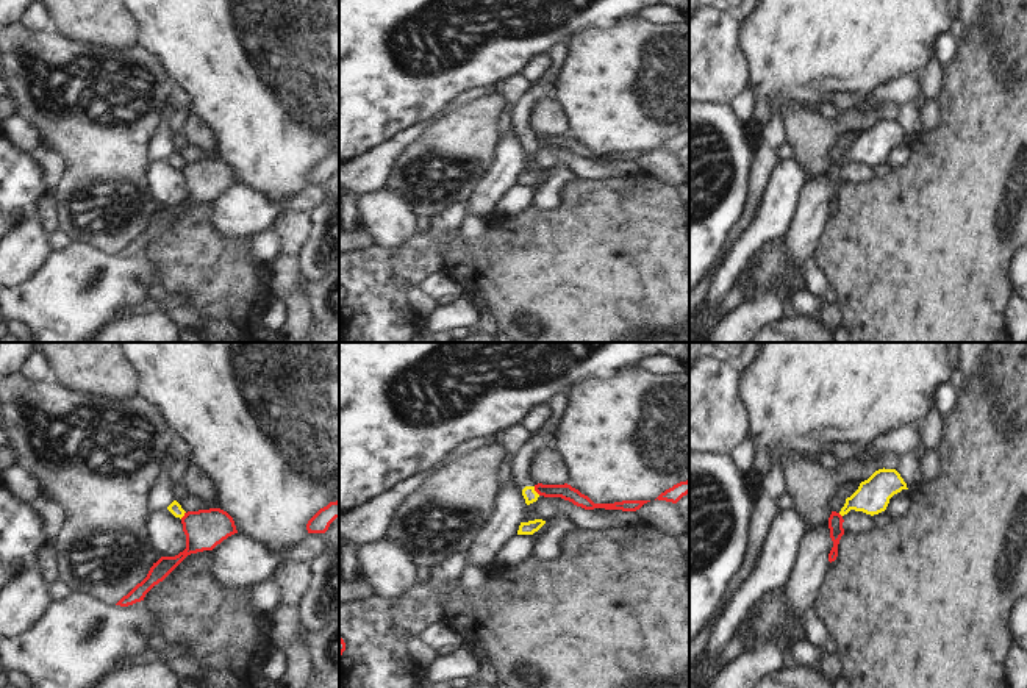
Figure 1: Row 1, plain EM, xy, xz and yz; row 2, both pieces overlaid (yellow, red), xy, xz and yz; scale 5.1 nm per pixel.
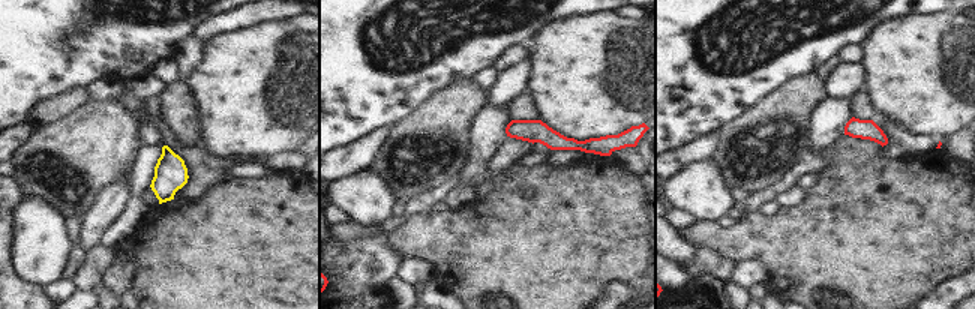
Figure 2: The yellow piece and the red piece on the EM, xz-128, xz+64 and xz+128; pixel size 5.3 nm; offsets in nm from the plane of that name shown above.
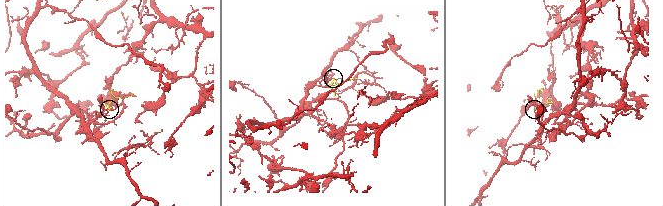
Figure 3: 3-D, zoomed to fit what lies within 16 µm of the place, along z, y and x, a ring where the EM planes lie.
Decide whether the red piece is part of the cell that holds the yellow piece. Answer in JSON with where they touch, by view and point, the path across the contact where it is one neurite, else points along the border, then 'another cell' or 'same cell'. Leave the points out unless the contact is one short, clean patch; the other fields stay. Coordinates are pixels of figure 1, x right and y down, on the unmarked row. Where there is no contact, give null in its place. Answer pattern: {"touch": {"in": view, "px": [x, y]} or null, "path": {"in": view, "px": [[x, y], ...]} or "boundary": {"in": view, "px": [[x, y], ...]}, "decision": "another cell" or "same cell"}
{"touch": {"in": "xz", "px": [535, 141]}, "boundary": {"in": "xz", "px": [[533, 136], [540, 144]]}, "decision": "another cell"}

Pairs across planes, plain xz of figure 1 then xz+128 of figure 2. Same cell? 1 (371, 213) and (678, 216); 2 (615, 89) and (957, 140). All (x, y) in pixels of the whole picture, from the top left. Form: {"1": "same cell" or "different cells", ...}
{"1": "different cells", "2": "different cells"}

